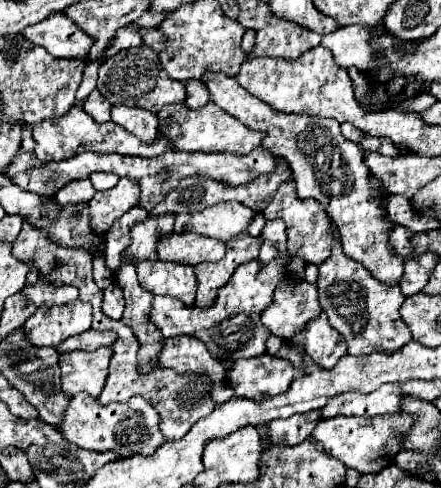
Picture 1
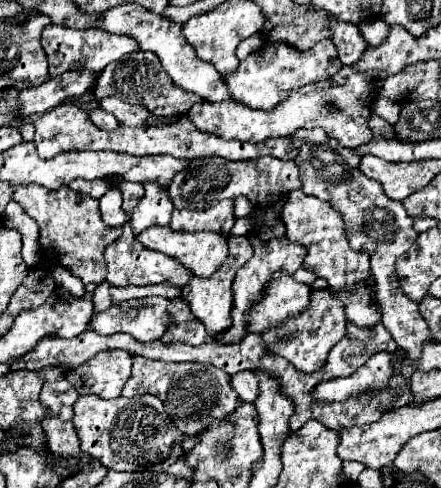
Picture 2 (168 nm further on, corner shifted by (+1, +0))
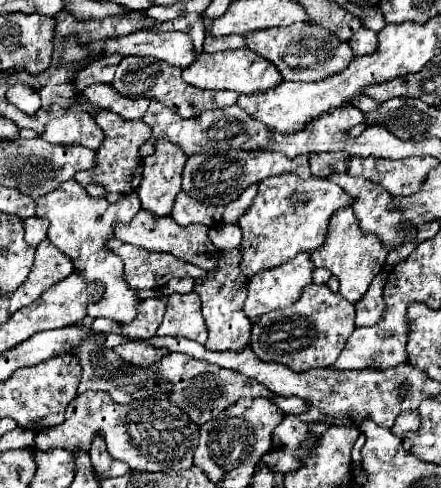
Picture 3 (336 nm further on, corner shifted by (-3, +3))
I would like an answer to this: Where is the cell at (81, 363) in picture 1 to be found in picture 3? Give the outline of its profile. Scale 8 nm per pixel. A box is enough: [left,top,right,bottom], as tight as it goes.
[114,342,170,366]

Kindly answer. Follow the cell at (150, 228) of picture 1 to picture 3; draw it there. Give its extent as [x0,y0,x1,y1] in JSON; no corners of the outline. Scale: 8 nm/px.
[138,140,188,216]

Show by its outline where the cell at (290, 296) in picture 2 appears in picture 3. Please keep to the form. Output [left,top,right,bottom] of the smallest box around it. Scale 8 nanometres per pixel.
[244,252,314,320]

